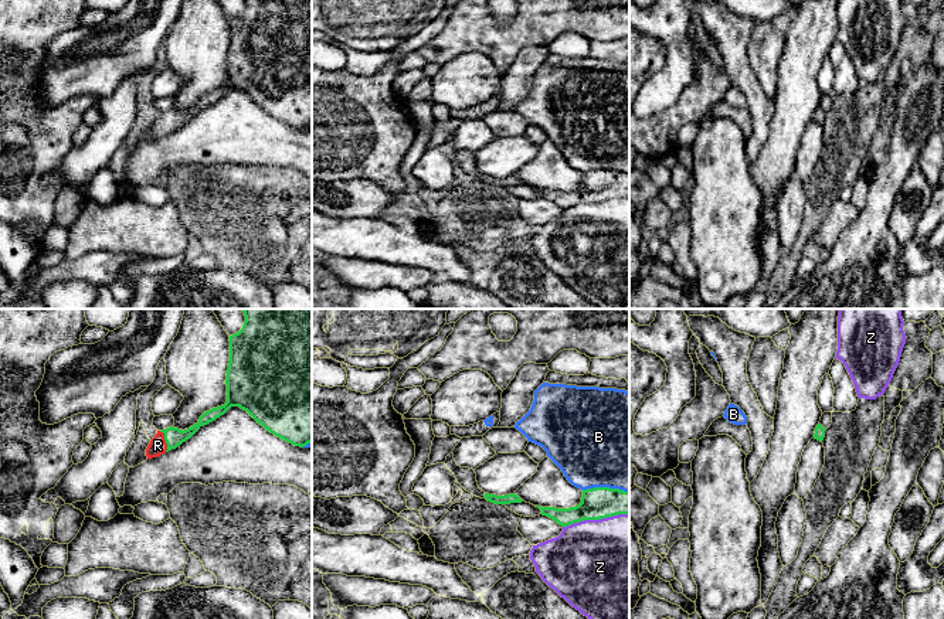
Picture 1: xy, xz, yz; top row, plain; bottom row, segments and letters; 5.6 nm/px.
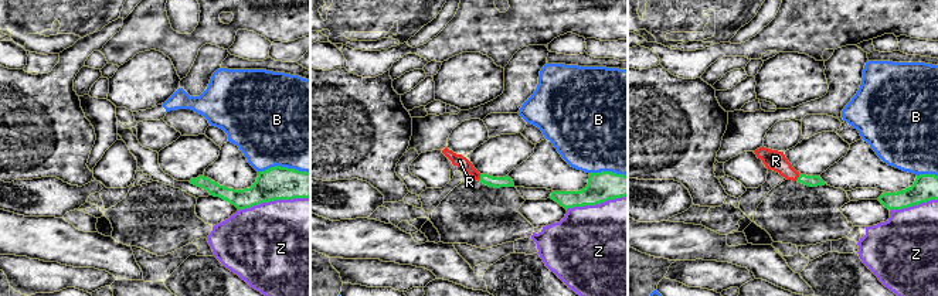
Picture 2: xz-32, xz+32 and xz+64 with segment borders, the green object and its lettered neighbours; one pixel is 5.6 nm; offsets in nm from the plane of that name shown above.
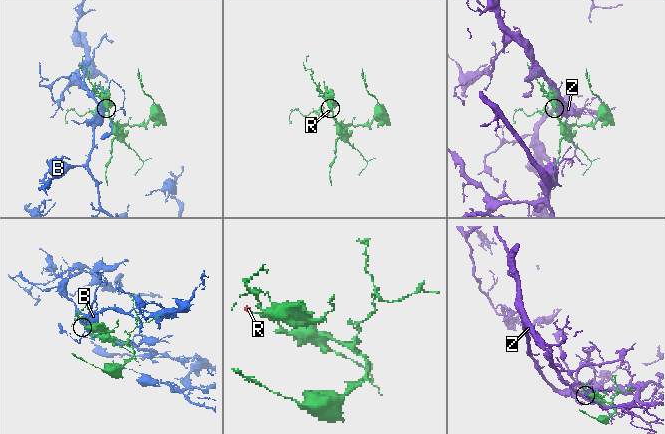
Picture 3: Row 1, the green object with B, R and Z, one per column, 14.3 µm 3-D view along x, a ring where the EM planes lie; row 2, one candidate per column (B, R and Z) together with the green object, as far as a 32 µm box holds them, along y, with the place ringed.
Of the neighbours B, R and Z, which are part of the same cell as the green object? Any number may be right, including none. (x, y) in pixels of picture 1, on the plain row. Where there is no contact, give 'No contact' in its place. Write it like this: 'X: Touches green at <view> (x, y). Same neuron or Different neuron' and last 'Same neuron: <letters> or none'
B: Touches green at xz (605, 170). Different neuron
R: Touches green at xy (165, 122). Same neuron
Z: Touches green at xz (596, 201). Different neuron
Same neuron: R

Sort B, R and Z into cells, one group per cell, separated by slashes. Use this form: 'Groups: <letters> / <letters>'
Groups: B / R / Z

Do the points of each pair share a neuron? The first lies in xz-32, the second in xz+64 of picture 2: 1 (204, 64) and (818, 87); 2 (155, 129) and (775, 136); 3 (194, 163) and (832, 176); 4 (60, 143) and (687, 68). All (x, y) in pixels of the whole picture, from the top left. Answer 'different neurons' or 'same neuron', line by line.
1: different neurons
2: same neuron
3: different neurons
4: different neurons

